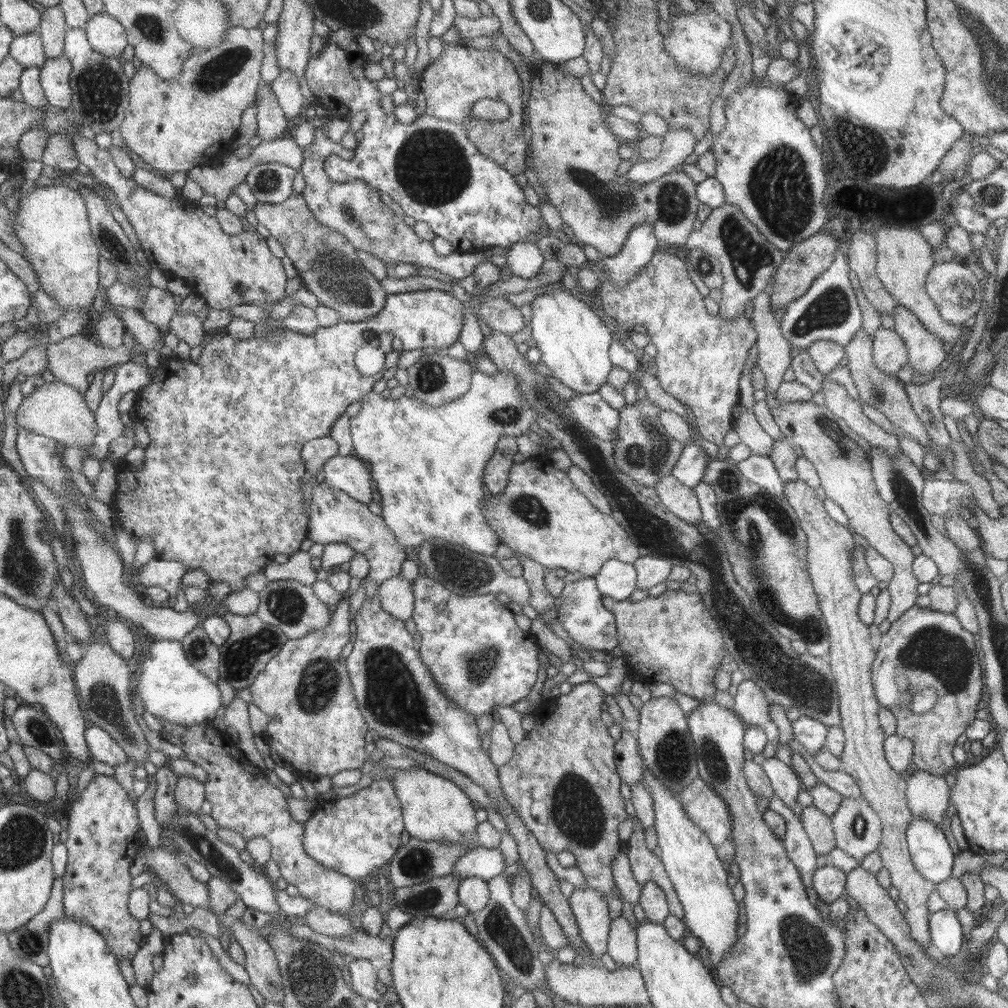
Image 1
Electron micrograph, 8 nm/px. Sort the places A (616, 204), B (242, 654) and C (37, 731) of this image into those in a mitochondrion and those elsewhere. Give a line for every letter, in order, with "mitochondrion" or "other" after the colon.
A: mitochondrion
B: mitochondrion
C: mitochondrion

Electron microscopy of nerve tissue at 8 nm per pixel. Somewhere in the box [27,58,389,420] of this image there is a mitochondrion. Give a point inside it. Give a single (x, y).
(336, 274)

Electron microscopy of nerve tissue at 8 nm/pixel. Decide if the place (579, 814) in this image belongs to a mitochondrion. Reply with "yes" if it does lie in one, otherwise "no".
yes

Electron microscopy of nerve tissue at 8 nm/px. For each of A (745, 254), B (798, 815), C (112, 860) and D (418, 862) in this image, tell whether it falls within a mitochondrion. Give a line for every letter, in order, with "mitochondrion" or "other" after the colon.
A: mitochondrion
B: other
C: other
D: mitochondrion

